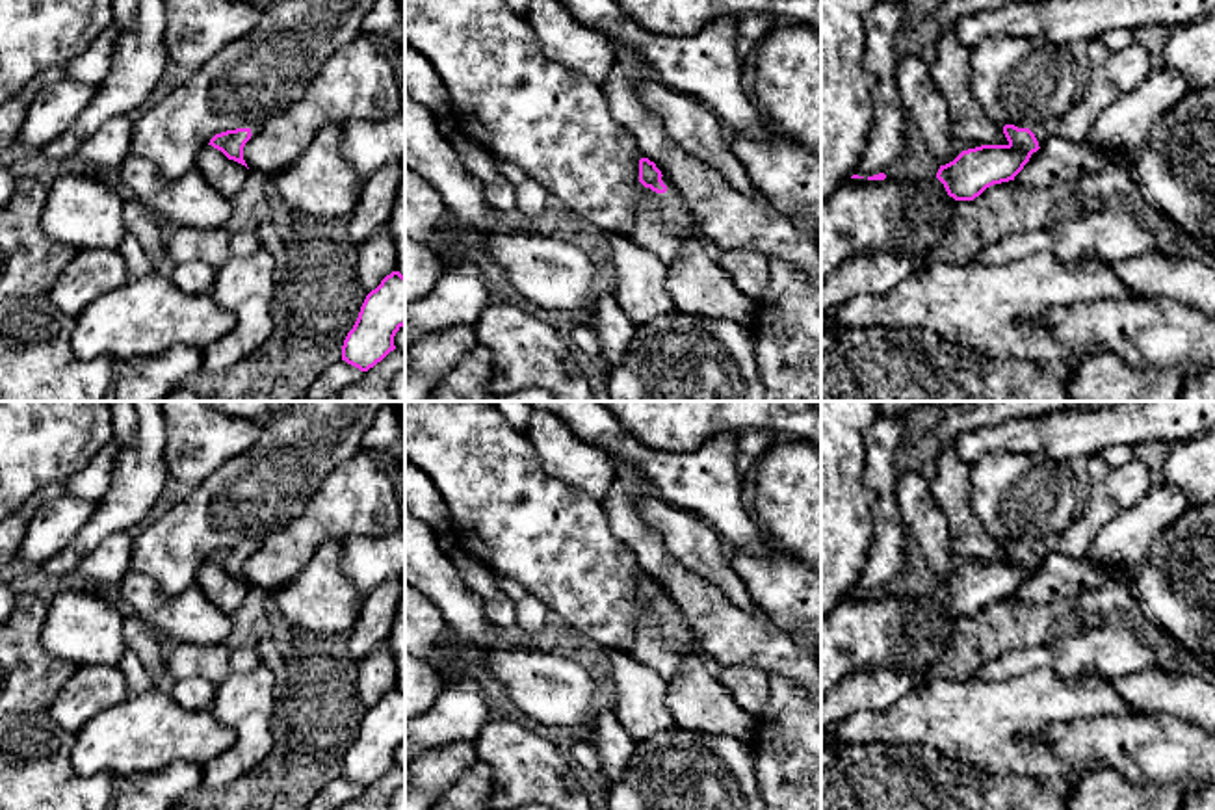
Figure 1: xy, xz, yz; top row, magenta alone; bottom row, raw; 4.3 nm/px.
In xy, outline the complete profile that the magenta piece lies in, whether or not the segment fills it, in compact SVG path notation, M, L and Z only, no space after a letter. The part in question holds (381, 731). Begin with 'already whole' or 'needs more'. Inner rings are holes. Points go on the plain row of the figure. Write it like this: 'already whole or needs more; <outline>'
already whole; M386 691L372 706L342 762L342 777L368 788L396 765L394 752L405 741L405 693Z

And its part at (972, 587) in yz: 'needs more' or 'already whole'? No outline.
needs more

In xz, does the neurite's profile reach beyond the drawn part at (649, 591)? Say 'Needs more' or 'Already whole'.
Needs more

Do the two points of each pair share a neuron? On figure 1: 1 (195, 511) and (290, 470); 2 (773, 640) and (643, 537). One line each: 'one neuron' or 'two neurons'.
1: one neuron
2: one neuron

